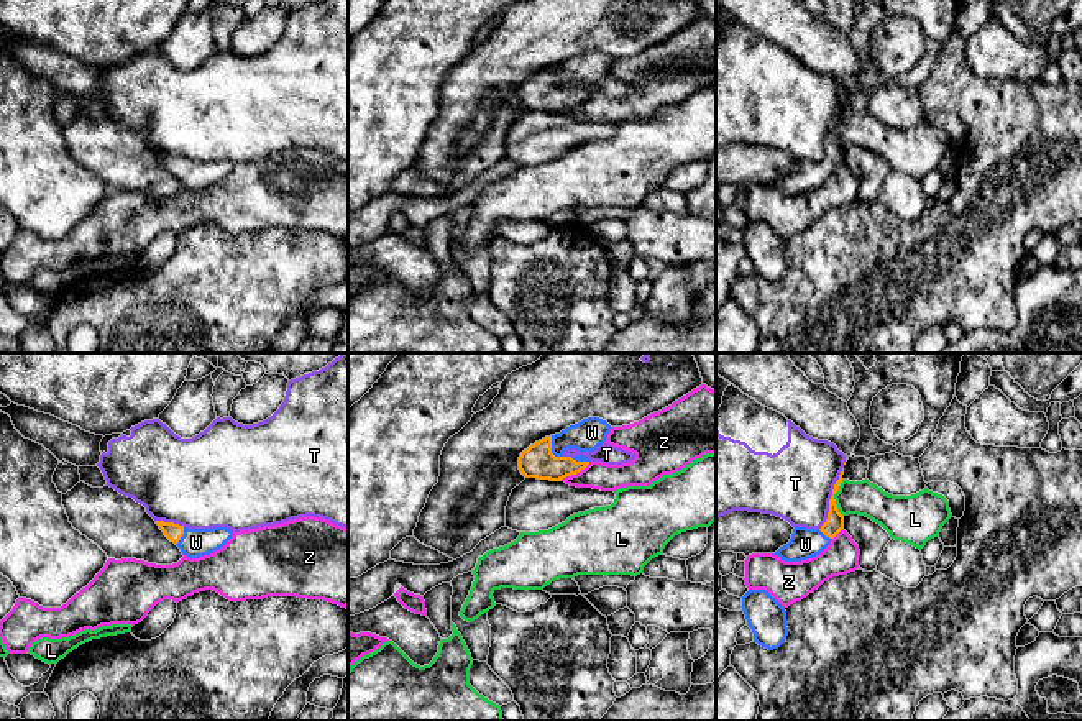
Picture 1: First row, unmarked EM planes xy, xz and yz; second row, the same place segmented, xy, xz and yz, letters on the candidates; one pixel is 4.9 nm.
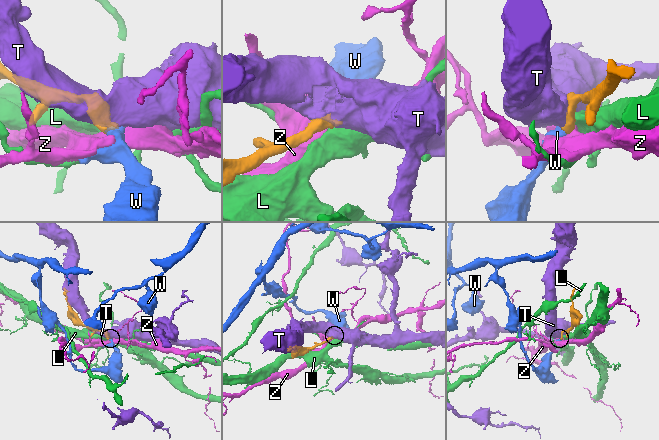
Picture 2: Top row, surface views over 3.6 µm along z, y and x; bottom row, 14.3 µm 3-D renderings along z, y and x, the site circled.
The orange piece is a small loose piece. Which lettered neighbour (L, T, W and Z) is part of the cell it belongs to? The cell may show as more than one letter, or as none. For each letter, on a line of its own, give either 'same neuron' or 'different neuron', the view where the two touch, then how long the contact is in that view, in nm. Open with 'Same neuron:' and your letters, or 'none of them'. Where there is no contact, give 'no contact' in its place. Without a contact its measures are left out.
Same neuron: W
L: different neuron | yz | 180 nm
T: different neuron | yz | 340 nm
W: same neuron | xz | 130 nm
Z: different neuron | xz | 170 nm

